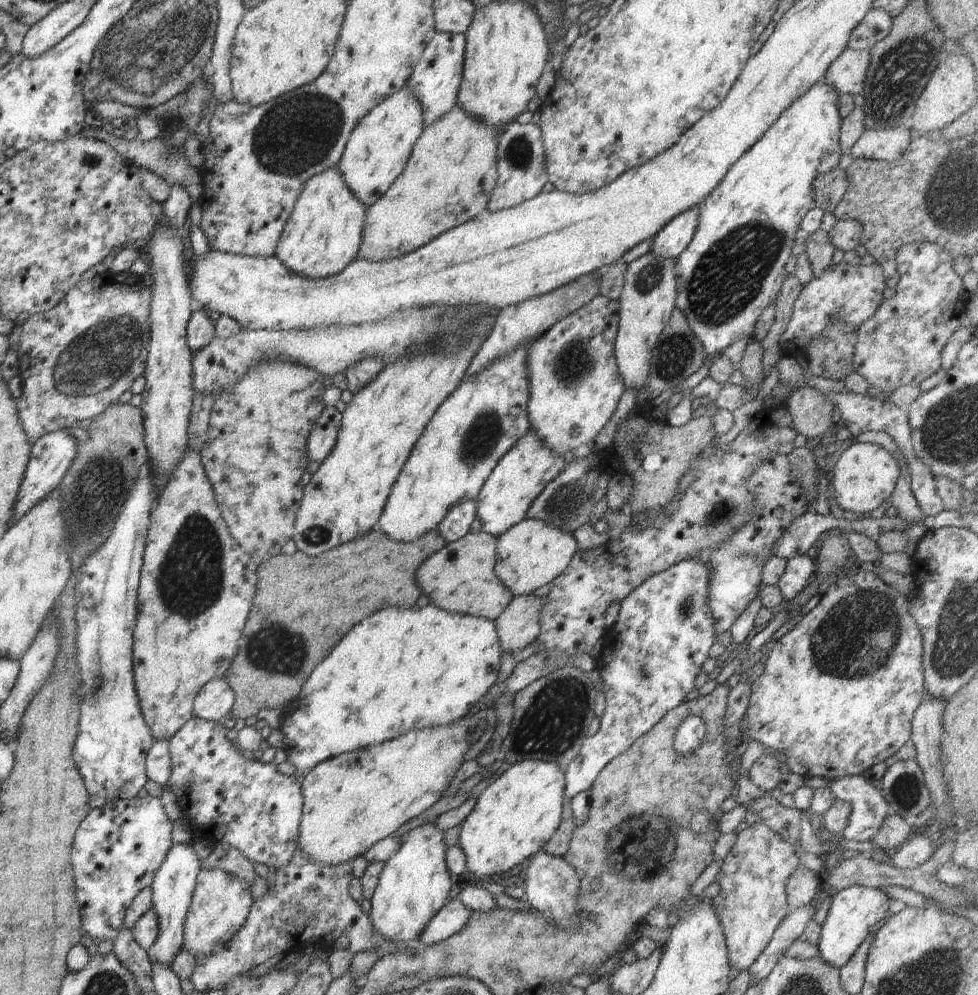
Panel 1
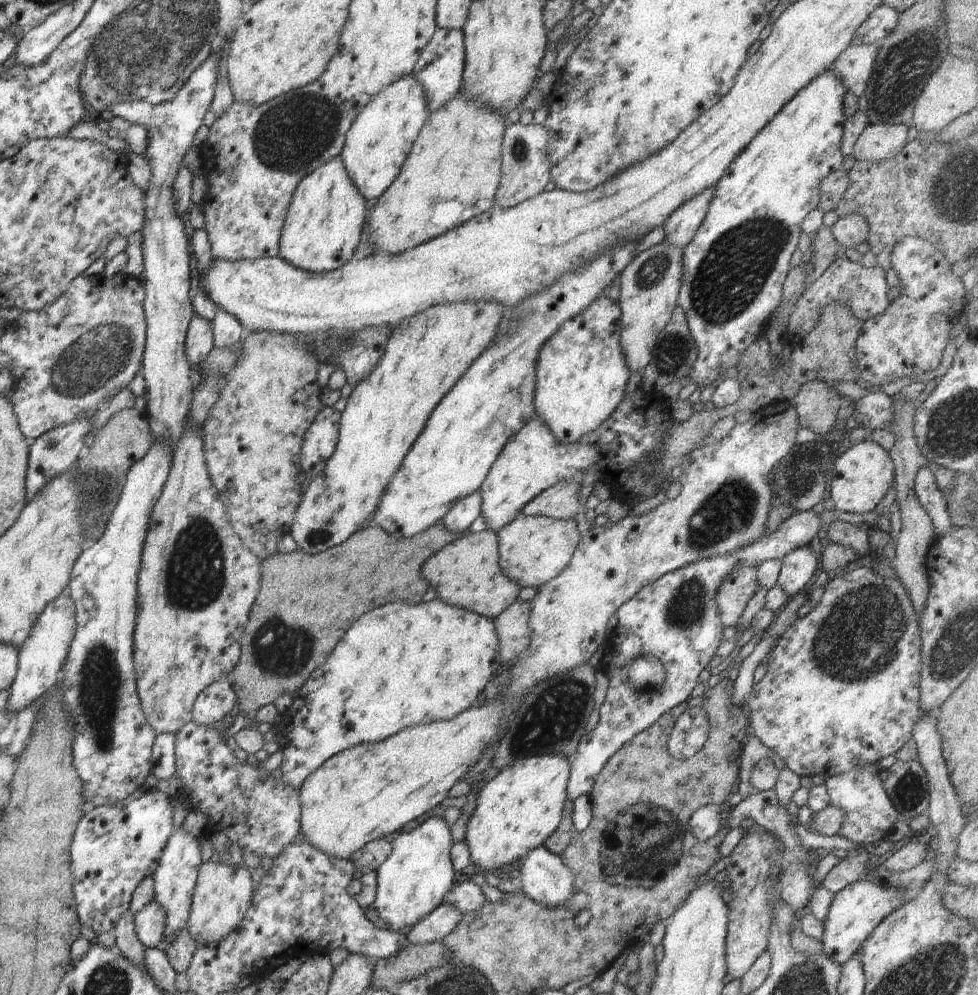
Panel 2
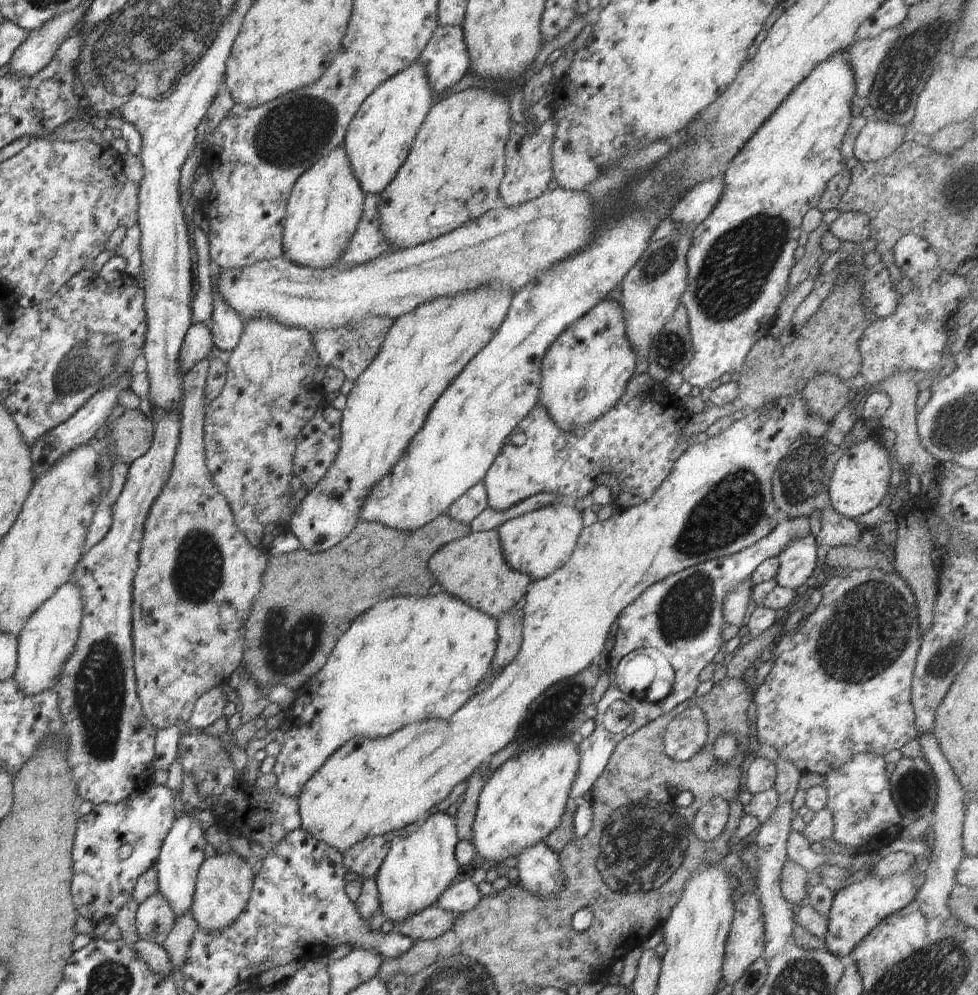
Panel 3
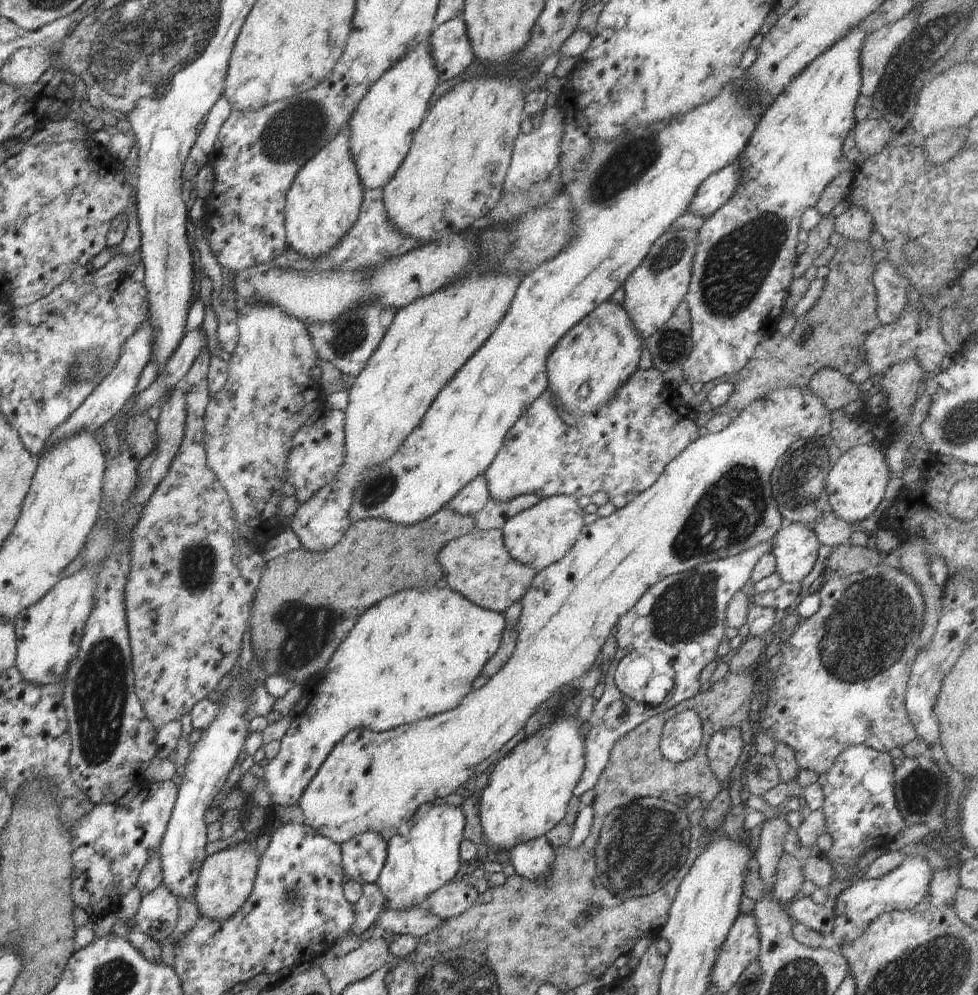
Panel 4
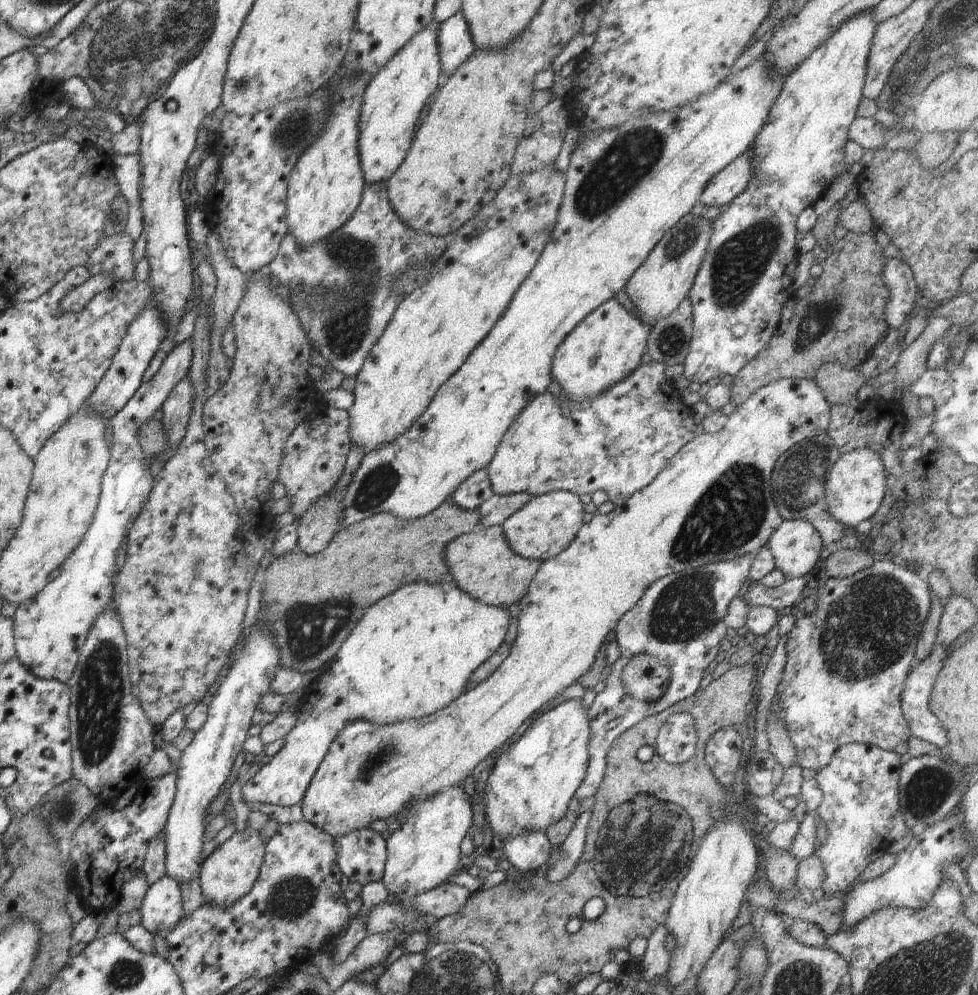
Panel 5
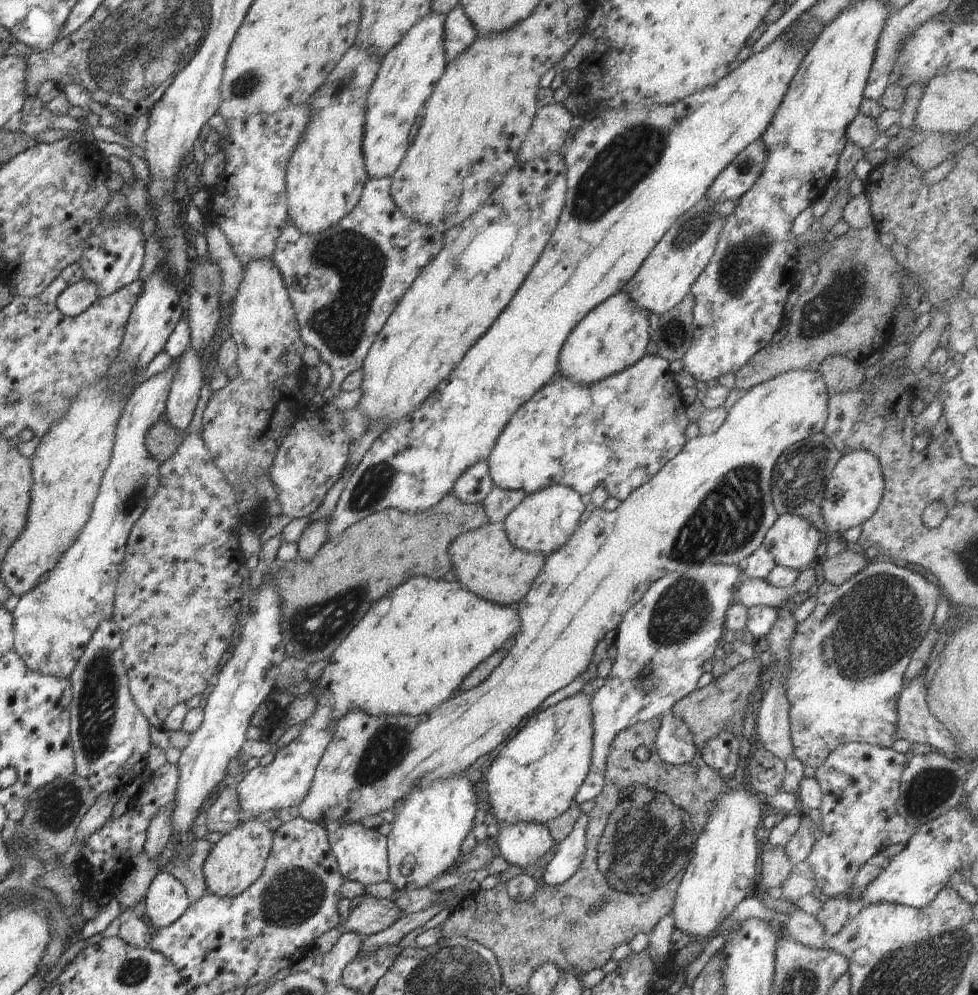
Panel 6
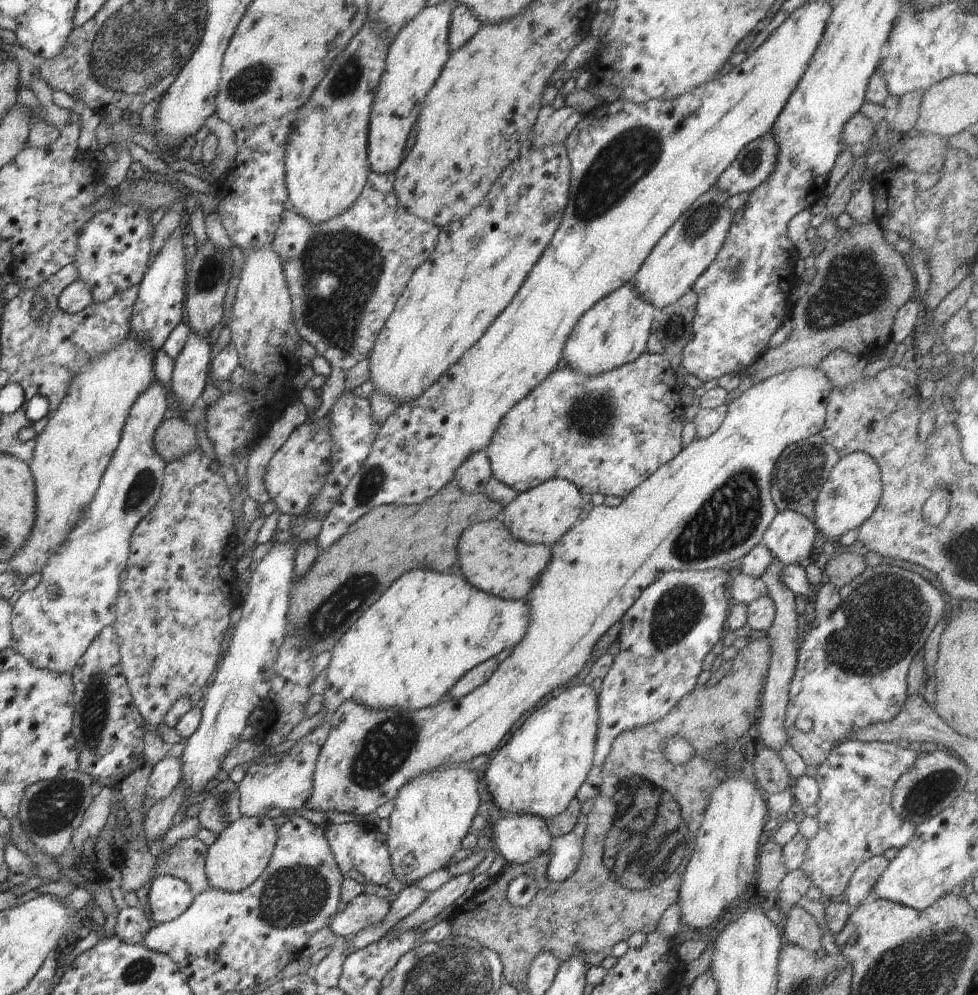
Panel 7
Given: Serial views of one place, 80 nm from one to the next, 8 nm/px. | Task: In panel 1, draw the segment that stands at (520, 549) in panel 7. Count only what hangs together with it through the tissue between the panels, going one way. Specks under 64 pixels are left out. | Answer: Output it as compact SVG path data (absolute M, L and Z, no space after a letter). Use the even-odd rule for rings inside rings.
M479 531L466 534L432 554L416 572L417 586L430 597L430 603L456 614L468 614L496 621L510 604L512 592L496 576L497 537Z

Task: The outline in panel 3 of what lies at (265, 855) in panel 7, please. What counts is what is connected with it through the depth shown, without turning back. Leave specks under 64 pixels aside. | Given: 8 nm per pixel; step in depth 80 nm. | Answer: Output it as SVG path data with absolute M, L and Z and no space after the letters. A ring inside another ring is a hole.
M234 852L205 858L197 874L190 910L197 928L205 933L217 932L217 934L228 928L246 908L251 897L254 877L249 862Z

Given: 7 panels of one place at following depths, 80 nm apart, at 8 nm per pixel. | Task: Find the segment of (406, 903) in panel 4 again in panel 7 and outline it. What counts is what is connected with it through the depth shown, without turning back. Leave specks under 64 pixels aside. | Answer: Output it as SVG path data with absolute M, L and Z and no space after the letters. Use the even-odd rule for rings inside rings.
M469 763L450 764L446 768L434 768L429 773L414 777L398 791L394 799L394 809L389 817L390 828L386 841L394 878L408 886L412 882L419 883L422 878L427 879L440 868L447 867L450 858L462 847L462 839L472 832L472 820L482 803L478 795L478 779L478 772L471 770Z

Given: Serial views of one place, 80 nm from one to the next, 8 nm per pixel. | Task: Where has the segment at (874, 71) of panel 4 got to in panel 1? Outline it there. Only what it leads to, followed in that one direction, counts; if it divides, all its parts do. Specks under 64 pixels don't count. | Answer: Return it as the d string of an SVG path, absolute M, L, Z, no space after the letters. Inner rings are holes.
M846 48L832 62L826 72L824 81L832 84L834 90L840 95L862 94L871 58L871 50Z

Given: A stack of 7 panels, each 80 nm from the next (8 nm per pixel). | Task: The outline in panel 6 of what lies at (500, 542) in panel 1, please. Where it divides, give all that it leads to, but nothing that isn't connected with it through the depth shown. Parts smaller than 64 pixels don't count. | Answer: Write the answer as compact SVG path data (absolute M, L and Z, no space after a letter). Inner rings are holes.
M552 485L540 492L528 495L503 520L508 540L521 551L542 553L546 557L556 552L576 532L585 504L580 495L570 487Z

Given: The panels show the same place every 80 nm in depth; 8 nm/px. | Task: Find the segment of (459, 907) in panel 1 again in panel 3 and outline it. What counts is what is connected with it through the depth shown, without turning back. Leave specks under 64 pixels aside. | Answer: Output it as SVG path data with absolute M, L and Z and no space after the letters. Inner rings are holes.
M432 906L408 917L401 923L388 923L387 927L411 938L413 941L434 940L446 934L455 923L455 916L443 908Z

